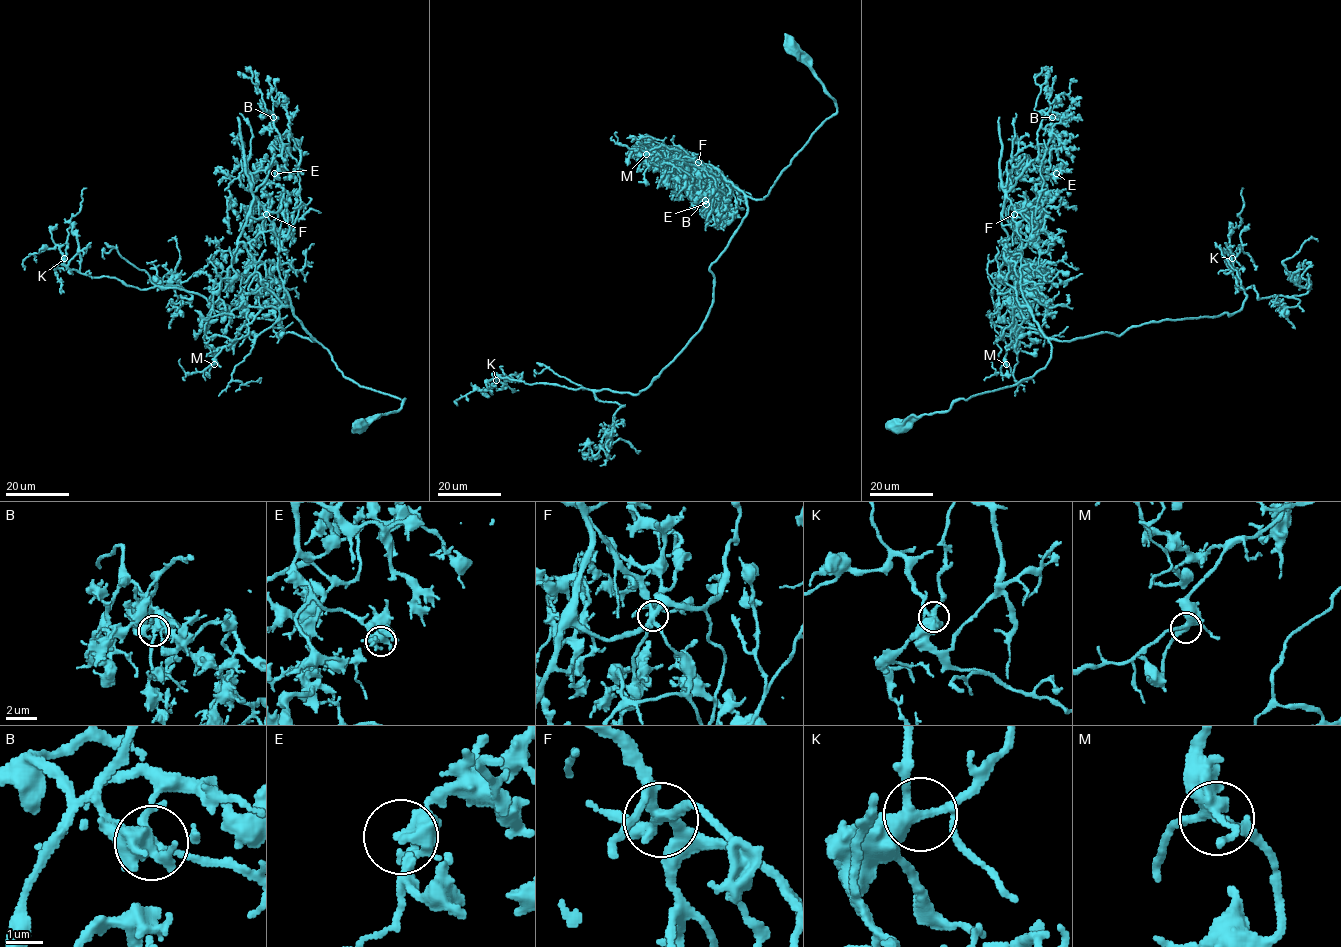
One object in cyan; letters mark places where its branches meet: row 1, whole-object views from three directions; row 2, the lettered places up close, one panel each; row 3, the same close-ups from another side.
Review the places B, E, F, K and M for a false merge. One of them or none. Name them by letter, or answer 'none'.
F

